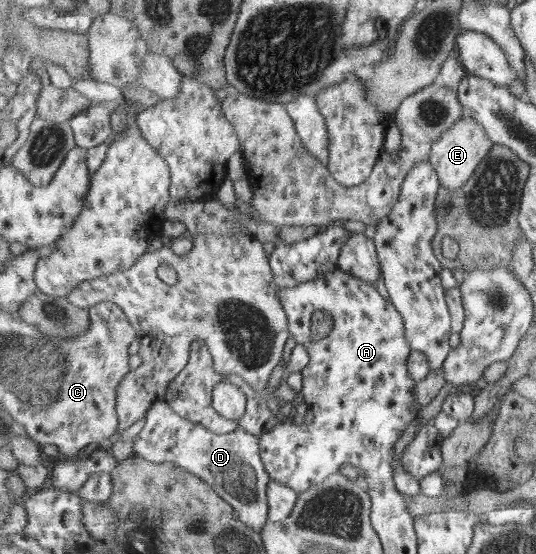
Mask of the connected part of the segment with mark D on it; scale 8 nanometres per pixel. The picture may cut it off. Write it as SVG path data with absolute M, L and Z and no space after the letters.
M157 400L148 407L145 424L133 441L133 453L156 463L172 462L181 468L186 468L190 473L200 476L201 480L211 485L218 495L231 504L231 507L235 507L235 511L239 512L239 520L247 524L247 527L253 528L255 534L261 534L267 522L270 522L268 518L268 485L272 479L262 459L258 436L250 436L243 429L219 435L202 424L182 417L178 412L175 412L175 409L171 408L167 401Z

